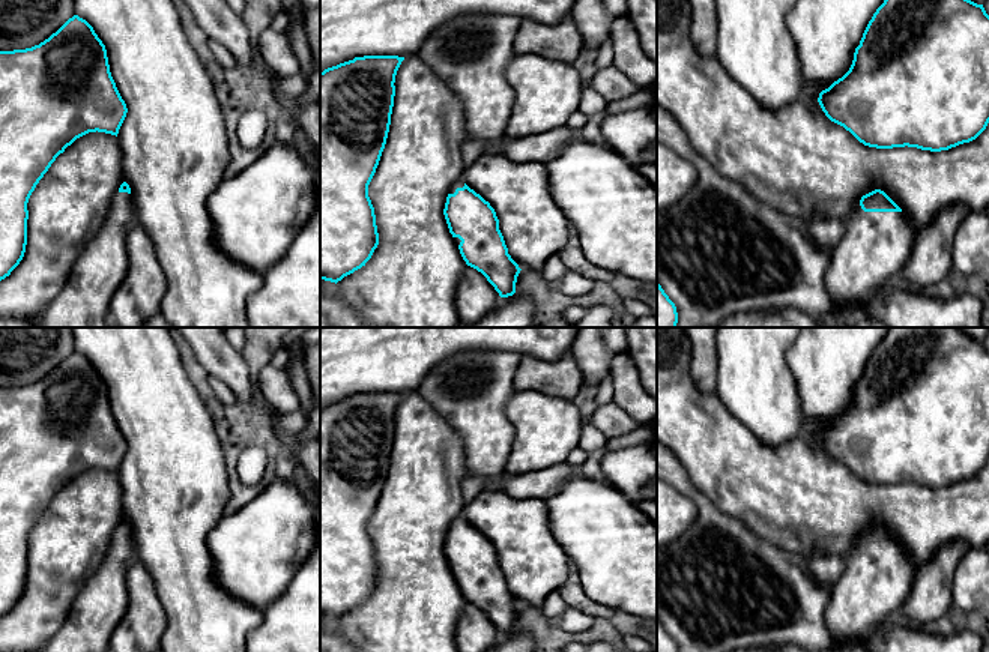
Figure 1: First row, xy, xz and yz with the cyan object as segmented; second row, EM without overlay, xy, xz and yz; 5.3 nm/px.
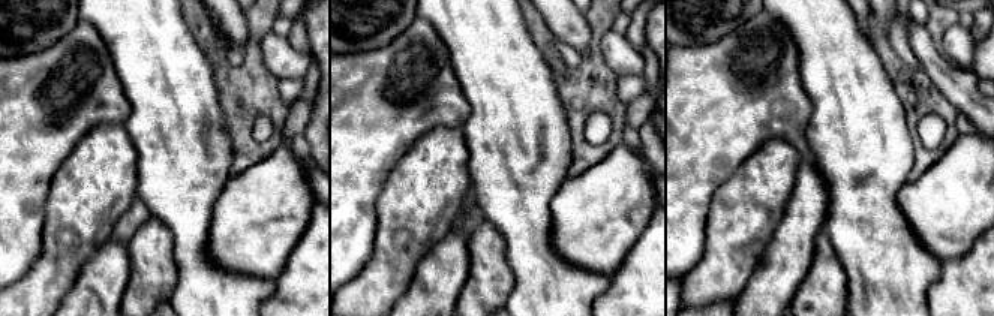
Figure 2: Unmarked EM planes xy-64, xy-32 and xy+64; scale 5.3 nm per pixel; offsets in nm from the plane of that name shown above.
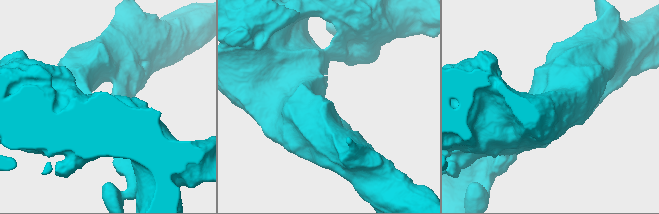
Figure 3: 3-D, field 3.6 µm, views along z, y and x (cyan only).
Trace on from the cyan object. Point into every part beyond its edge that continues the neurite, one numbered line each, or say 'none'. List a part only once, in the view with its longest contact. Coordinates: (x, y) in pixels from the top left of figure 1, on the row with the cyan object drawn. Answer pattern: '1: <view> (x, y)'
1: yz (875, 247)

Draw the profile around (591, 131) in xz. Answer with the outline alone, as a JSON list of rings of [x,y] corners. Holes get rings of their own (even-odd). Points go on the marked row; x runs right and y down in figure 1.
[[[603,111],[595,116],[588,117],[586,125],[579,131],[579,135],[588,141],[609,146],[600,131],[600,125],[606,116],[607,113]]]

